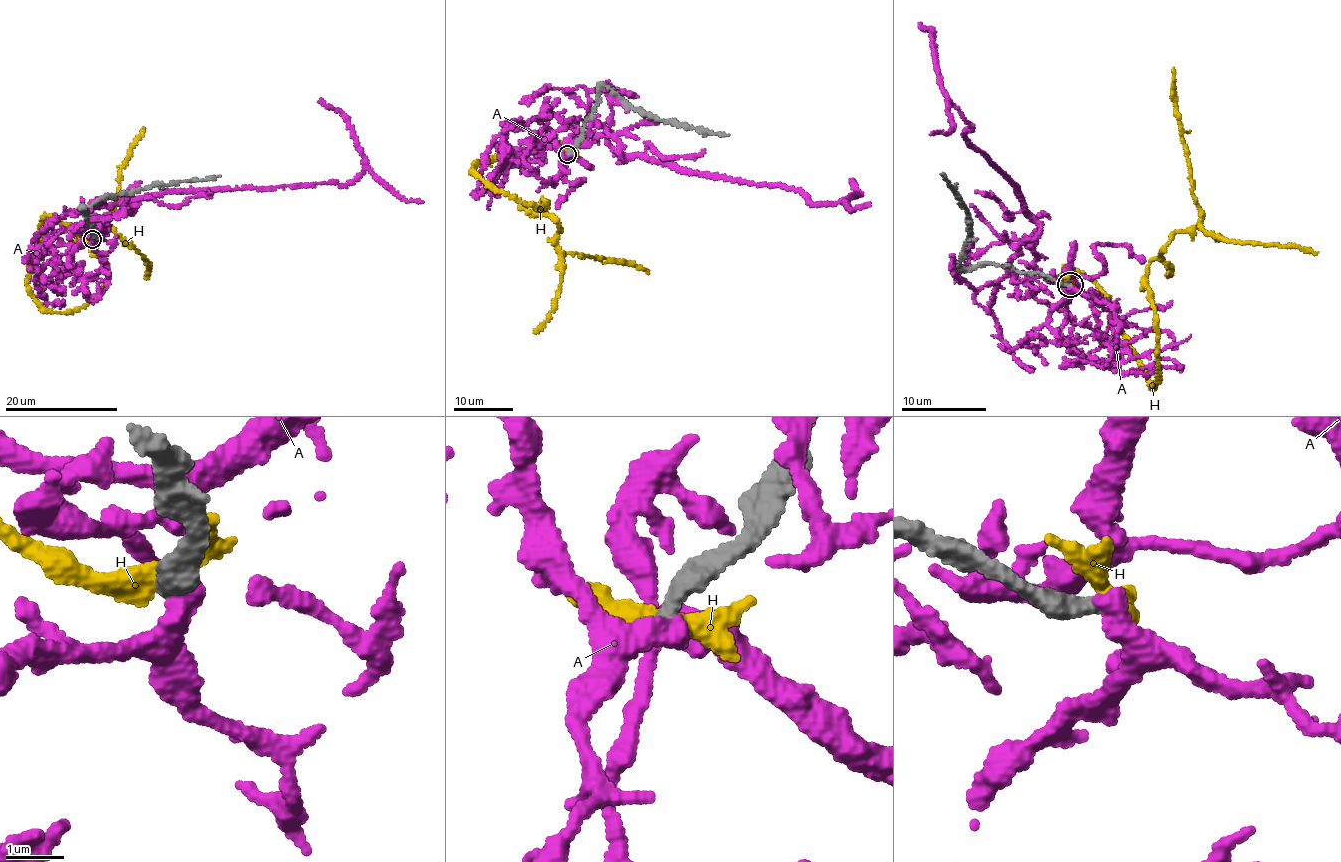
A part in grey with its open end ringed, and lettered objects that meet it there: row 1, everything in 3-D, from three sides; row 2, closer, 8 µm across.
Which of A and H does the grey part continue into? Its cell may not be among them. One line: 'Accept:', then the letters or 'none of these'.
Accept: none of these

